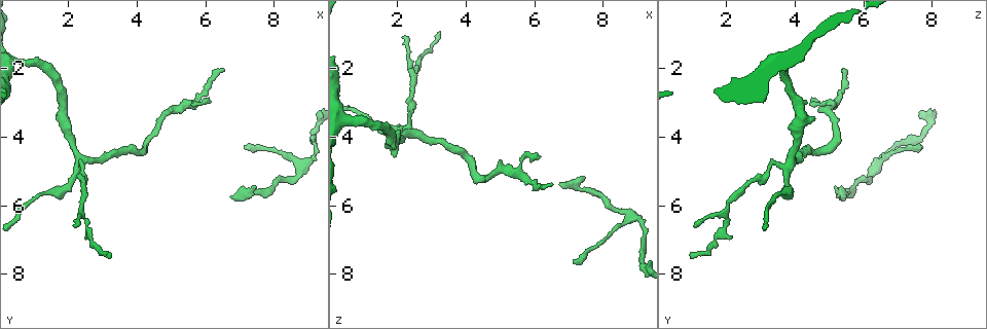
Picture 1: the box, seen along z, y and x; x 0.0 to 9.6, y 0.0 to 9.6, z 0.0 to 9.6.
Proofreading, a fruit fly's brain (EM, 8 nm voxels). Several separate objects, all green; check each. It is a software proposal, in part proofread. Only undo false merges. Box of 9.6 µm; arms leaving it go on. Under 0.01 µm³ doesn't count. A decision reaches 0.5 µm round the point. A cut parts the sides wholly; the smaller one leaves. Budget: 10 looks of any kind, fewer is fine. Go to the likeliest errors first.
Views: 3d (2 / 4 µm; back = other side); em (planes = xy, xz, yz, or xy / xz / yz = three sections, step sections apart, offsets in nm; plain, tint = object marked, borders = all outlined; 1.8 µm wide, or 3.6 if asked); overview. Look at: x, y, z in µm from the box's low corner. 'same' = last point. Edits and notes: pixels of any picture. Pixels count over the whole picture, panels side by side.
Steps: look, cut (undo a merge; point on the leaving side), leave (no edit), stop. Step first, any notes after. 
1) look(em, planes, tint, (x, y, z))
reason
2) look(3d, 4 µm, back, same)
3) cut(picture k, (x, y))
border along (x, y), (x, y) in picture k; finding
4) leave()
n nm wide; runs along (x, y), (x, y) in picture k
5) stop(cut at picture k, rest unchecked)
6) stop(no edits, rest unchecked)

look(em, xy, step 4, tint, (8.85, 4.95, 6.35))
arms part here

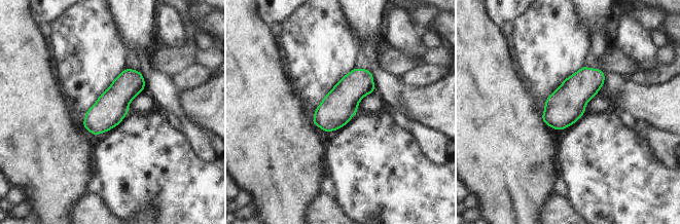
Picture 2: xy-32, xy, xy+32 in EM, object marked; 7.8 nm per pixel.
look(em, planes, tint, same)
cut it another way

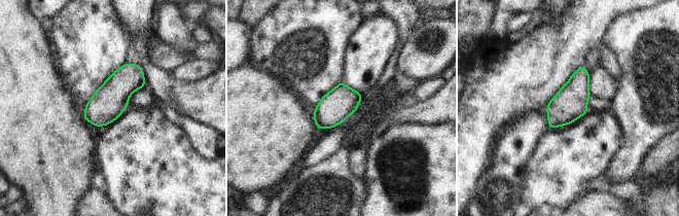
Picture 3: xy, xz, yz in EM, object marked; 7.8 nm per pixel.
leave()
all the same neuron

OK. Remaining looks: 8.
look(3d, 2 µm, (2.35, 4.65, 3.95))
sharp bend

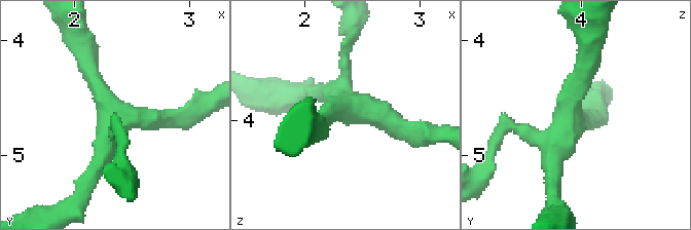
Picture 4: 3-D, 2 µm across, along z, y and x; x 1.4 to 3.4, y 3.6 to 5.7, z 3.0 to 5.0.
look(em, xy, step 8, tint, (2.40, 4.66, 3.92))

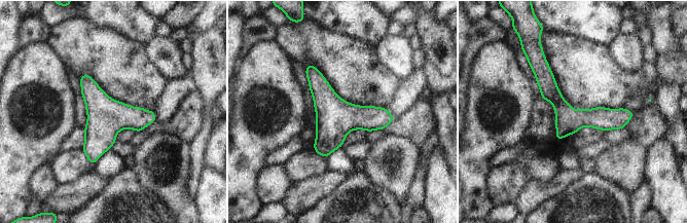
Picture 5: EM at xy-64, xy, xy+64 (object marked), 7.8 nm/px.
look(em, planes, tint, same)

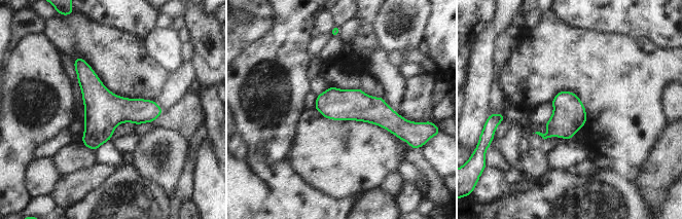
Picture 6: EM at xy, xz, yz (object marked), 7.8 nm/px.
leave()
runs along (317, 105), (356, 105), (401, 123) in picture 6; one neuron here

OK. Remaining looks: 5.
look(em, xz, step 16, tint, (1.00, 5.85, 3.40))
sudden change in width

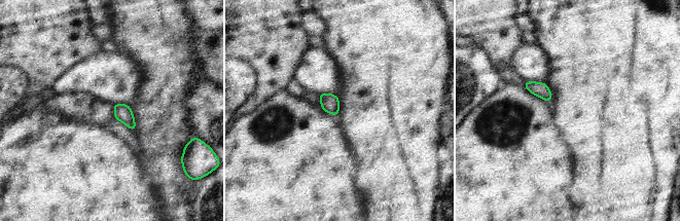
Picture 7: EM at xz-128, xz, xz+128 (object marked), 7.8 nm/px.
leave()
continuous, no second neuron

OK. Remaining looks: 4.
look(em, planes, tint, (2.30, 6.20, 1.95))
branch point

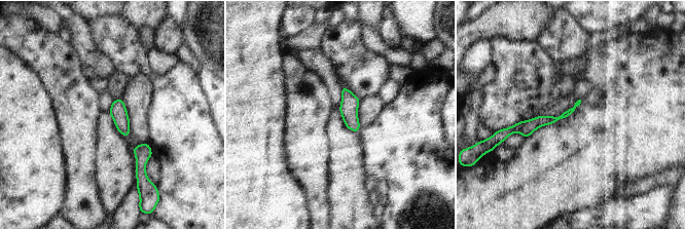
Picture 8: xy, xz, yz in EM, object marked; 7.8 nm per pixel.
leave()
60 nm wide; runs along (569, 112), (511, 130) in picture 8; one neuron here

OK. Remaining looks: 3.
stop(no edits, rest unchecked)

